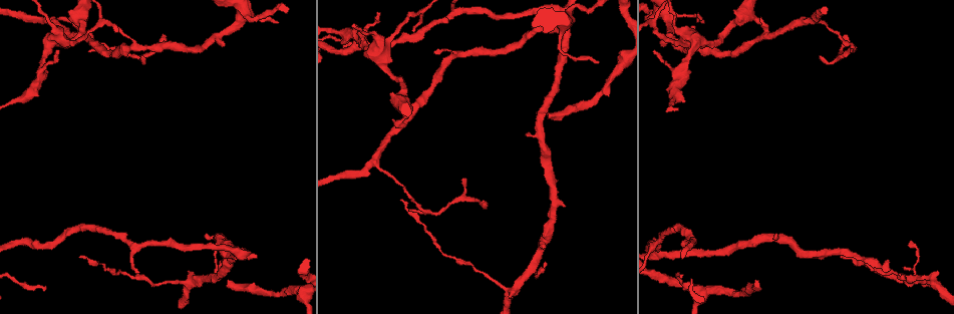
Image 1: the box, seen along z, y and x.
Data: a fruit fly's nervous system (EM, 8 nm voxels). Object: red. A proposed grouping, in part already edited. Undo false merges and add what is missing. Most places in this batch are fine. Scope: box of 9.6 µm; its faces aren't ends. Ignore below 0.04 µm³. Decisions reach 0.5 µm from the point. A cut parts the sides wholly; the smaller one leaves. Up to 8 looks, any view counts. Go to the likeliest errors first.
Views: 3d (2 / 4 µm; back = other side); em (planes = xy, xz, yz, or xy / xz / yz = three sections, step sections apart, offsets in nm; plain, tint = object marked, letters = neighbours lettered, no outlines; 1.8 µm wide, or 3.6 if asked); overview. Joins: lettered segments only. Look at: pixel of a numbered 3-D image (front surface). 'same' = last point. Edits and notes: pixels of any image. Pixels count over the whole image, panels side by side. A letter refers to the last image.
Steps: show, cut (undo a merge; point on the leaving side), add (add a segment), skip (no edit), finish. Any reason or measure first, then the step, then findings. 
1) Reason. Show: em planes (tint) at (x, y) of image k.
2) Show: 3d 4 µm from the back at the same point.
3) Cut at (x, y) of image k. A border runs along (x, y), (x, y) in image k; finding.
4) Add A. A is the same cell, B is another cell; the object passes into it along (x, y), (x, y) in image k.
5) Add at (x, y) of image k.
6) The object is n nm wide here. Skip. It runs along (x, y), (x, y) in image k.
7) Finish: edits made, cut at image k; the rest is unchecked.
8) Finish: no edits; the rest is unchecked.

End of a long branch. Show: em planes (letters) at (548, 114) of image 1.

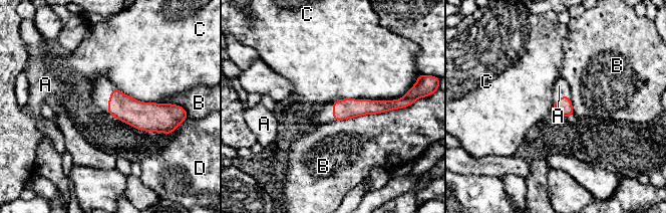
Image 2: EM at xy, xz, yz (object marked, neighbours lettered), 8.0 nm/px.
Skip. A, B, C and D are other cells; a border runs along (402, 95), (332, 102) in image 2; none of them fits.

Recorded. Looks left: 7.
Four arms meet. Show: 3d 2 µm from the back at (378, 58) of image 1.

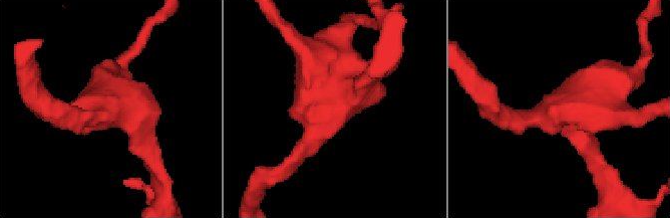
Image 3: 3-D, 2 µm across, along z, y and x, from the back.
Now the EM. Show: em xy step 4 (tint) at (111, 103) of image 3.

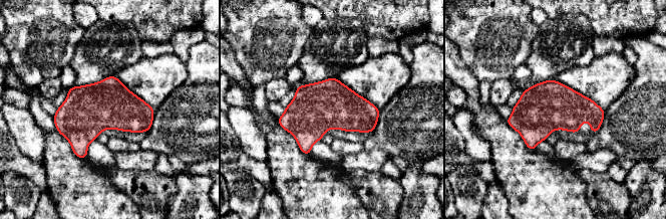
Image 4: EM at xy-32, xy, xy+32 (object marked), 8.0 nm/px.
Show: em xy step 4 (letters) at the same point.

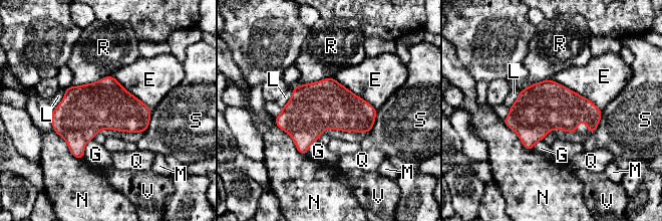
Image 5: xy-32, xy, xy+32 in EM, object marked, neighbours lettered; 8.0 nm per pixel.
The object is 400 nm wide here. Skip. E, G, L, M, N, Q, R, S and V are other cells; a border runs along (550, 78), (587, 97), (601, 111) in image 5; one neuron here.

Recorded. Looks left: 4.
Tapers out. Show: 3d 2 µm at (82, 258) of image 1.

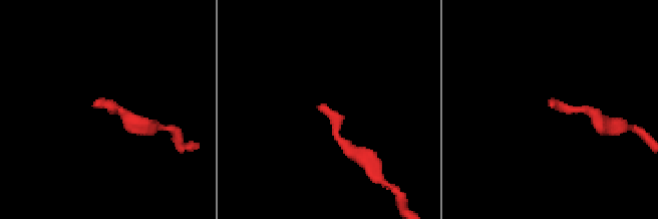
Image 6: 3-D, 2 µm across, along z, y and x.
Need the tissue. Show: em yz step 16 (letters) at (552, 103) of image 6.

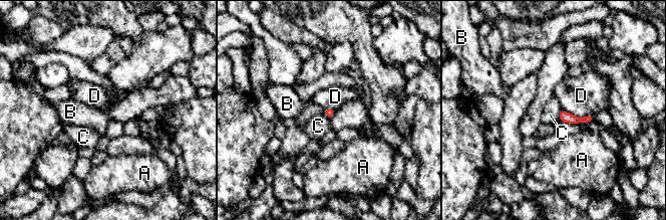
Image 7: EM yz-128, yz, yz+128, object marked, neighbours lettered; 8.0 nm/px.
Another direction. Show: em planes (letters) at the same point.

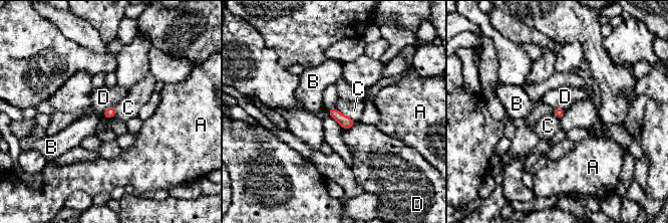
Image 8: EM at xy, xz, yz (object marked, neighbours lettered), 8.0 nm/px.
Skip. A, B, C and D are other cells; a border runs along (115, 107), (111, 118), (102, 117) in image 8; no lettered segment goes on from it.

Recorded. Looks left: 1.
Finish: no edits; the rest is unchecked.

